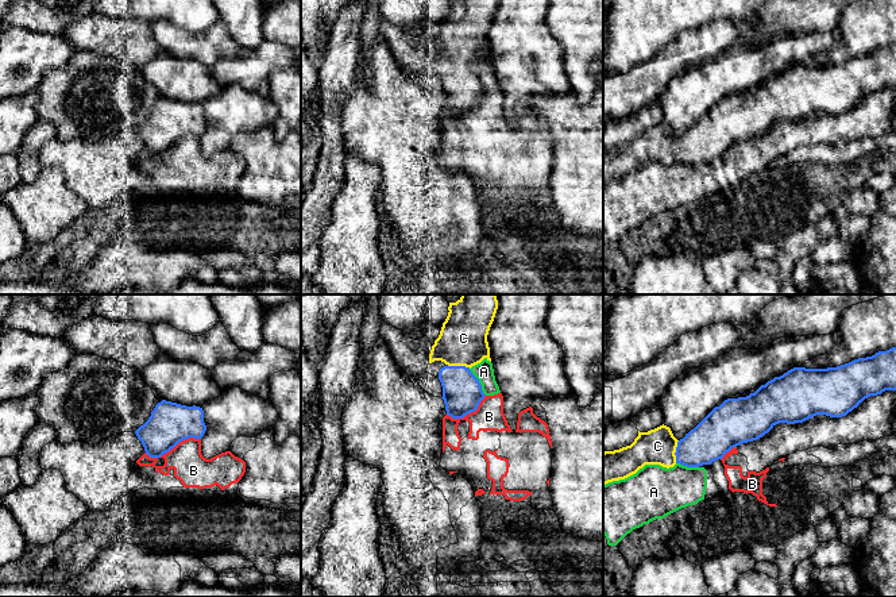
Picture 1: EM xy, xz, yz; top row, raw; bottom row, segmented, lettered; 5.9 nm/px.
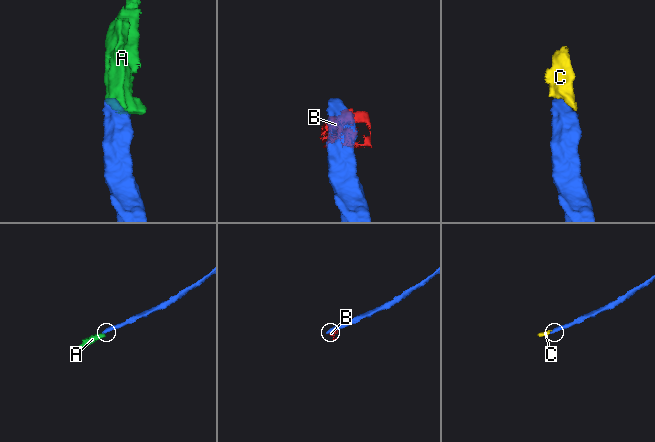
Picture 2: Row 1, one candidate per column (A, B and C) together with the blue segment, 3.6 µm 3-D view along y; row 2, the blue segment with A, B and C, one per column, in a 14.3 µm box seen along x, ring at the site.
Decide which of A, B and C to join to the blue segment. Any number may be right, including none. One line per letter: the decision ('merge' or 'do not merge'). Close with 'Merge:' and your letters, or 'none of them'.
A: do not merge
B: do not merge
C: merge
Merge: C

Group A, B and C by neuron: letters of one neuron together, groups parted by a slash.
A B / C

